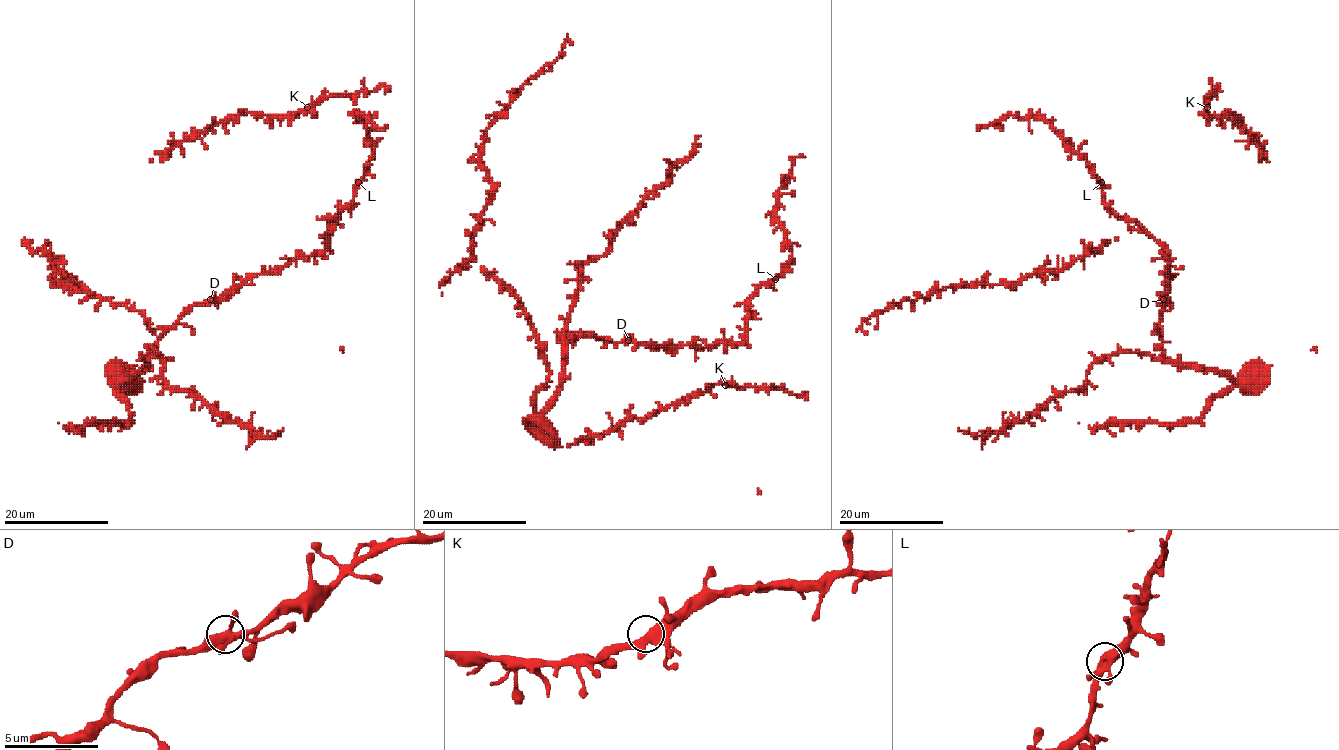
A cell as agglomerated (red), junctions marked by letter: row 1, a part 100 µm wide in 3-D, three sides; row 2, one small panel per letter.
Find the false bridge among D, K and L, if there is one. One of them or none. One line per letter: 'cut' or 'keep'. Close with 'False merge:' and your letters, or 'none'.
D: keep
K: keep
L: keep
False merge: none

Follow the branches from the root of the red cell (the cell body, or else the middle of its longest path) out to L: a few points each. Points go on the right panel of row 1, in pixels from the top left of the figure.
L: (1165, 299), (1169, 281), (1169, 262), (1165, 251), (1141, 226), (1117, 217), (1105, 205), (1101, 182)

